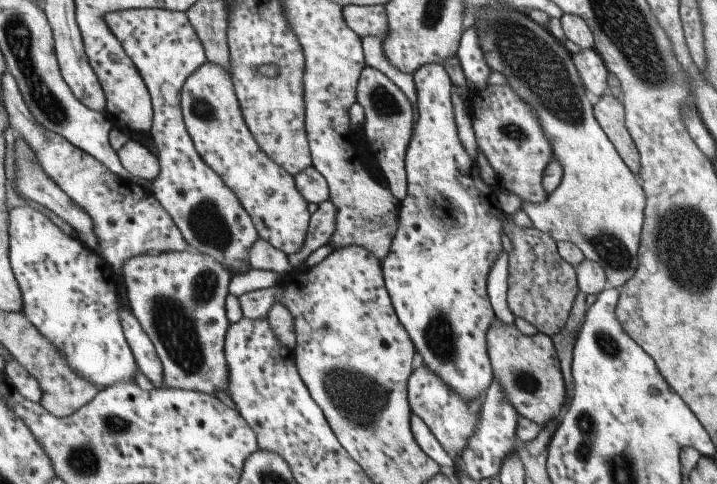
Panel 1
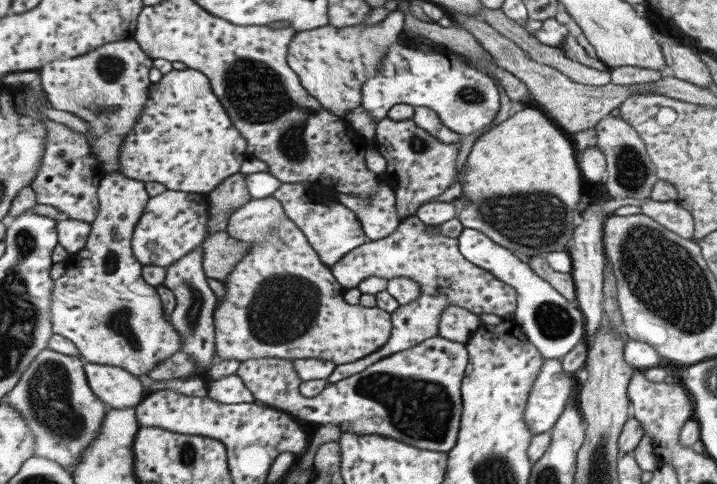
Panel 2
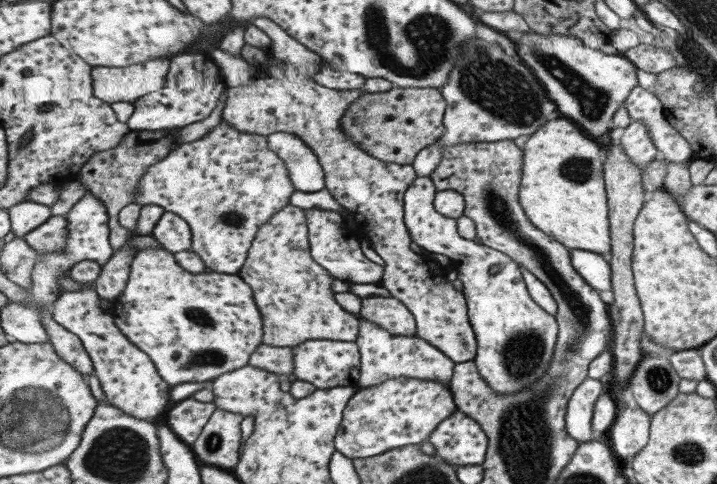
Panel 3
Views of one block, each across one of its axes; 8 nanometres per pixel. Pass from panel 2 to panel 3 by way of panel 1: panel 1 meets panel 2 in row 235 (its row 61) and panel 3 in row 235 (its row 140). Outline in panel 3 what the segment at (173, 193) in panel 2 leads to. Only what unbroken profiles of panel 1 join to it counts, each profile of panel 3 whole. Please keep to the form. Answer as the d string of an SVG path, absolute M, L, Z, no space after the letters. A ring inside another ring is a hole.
M166 211L163 218L157 223L152 236L162 248L173 254L191 251L193 247L192 228L188 221L176 212Z

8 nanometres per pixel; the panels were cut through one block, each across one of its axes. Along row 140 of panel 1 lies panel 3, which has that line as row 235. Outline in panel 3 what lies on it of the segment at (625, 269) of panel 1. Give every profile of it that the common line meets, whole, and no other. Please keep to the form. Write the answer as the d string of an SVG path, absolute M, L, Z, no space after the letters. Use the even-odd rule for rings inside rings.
M562 116L550 120L532 134L524 146L524 178L520 186L520 201L527 216L549 236L561 241L567 249L588 250L601 255L609 254L609 221L604 180L601 176L601 150L587 138L579 125Z

